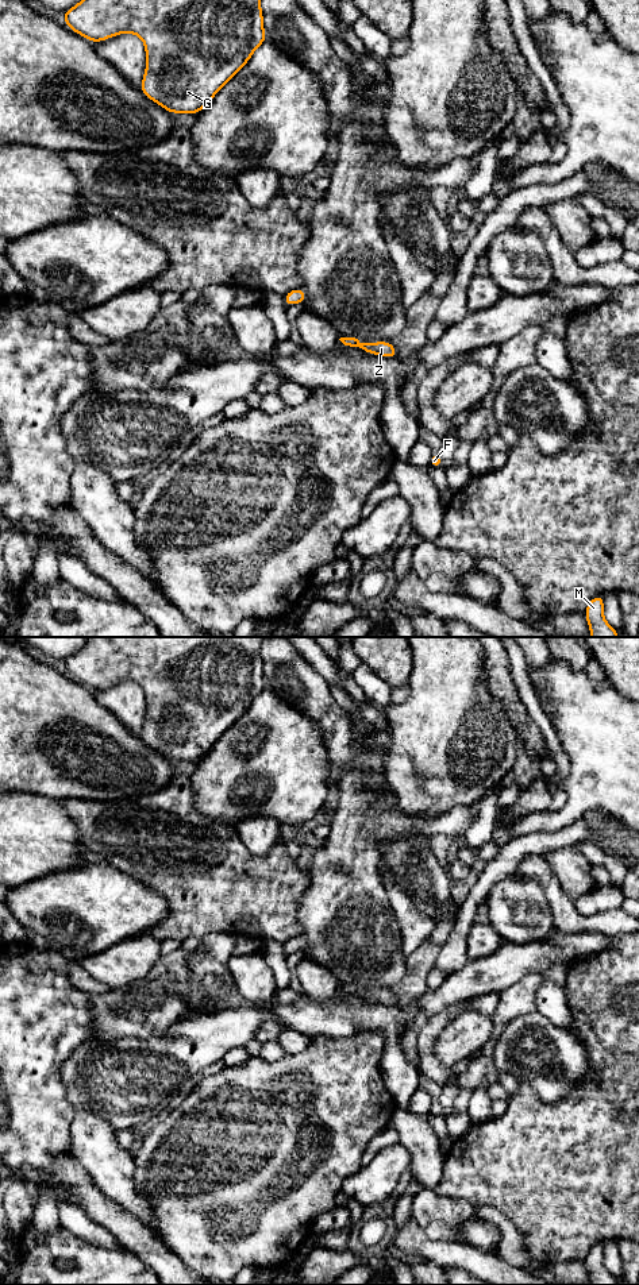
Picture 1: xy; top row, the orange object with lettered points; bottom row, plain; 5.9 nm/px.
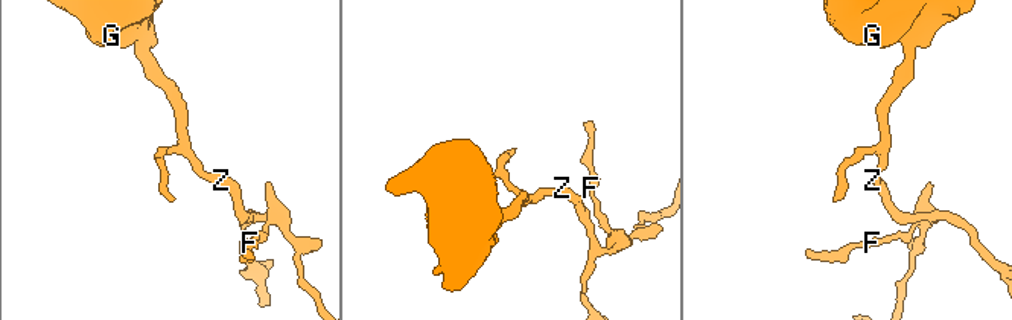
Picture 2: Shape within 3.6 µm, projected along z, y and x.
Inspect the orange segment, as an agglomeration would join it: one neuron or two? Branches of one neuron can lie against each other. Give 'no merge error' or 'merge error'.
no merge error

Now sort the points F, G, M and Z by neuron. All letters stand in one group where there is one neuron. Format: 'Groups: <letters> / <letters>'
Groups: F G M Z

